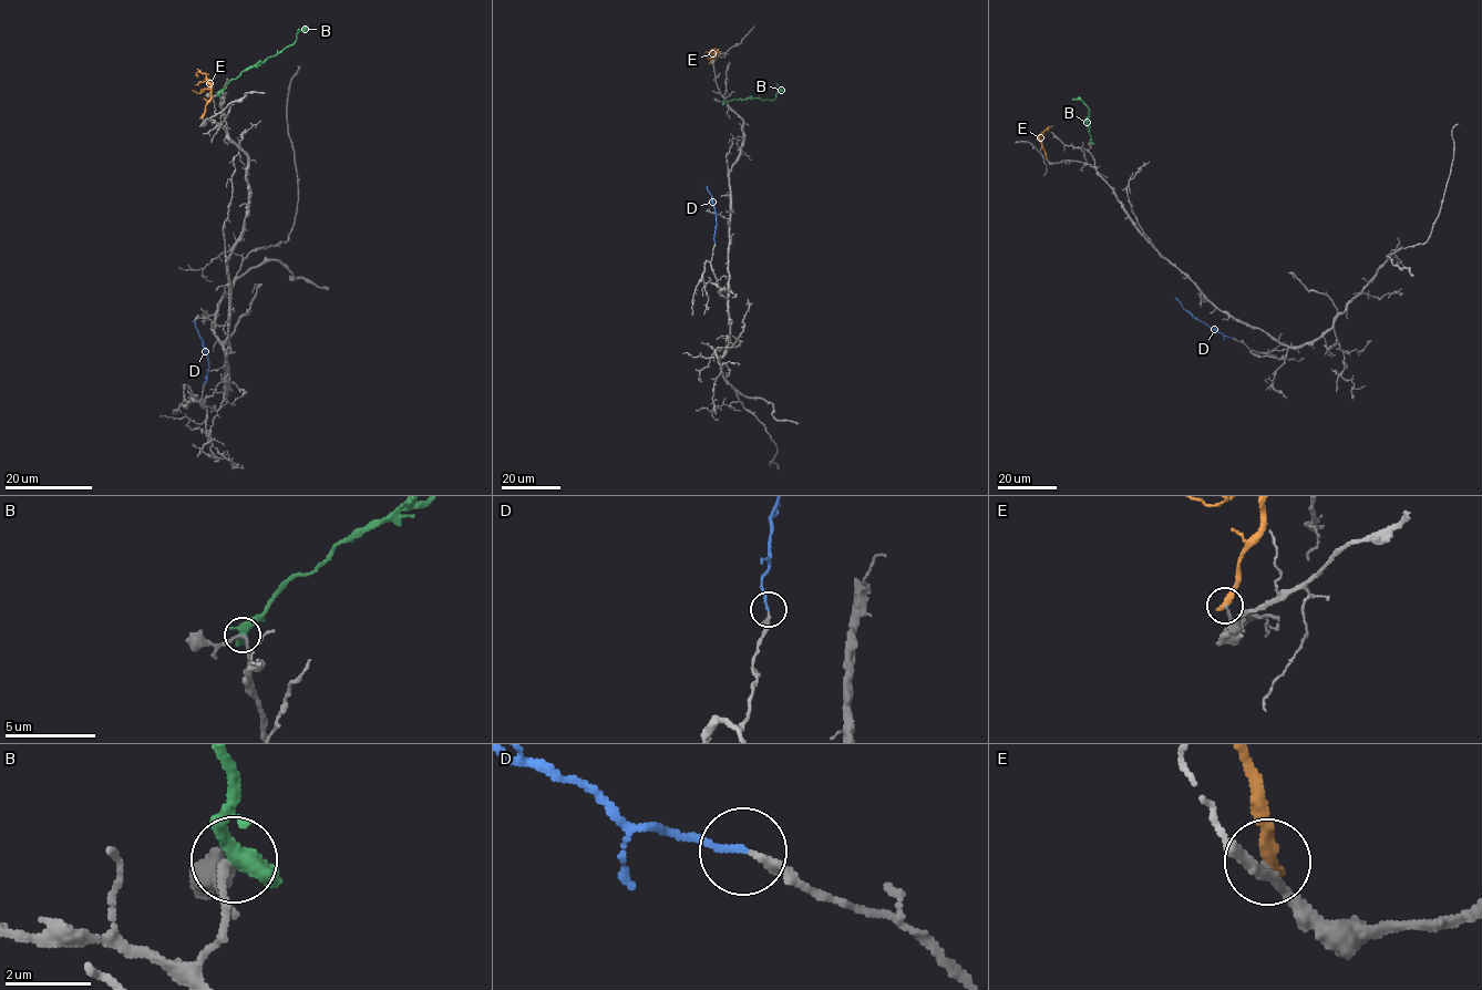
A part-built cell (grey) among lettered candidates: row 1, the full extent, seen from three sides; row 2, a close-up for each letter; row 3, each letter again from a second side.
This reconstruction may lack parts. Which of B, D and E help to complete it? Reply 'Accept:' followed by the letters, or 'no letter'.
Accept: D

